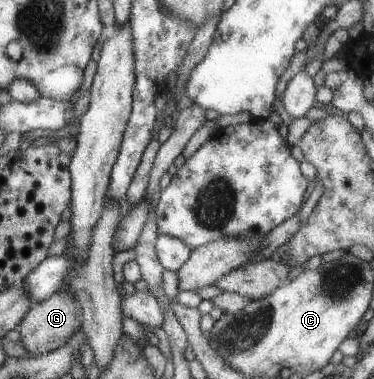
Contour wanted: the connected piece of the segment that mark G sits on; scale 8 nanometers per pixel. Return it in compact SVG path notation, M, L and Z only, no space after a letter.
M55 291L42 302L33 303L16 328L27 354L35 356L63 346L69 340L69 336L80 328L80 320L80 308L72 293Z

